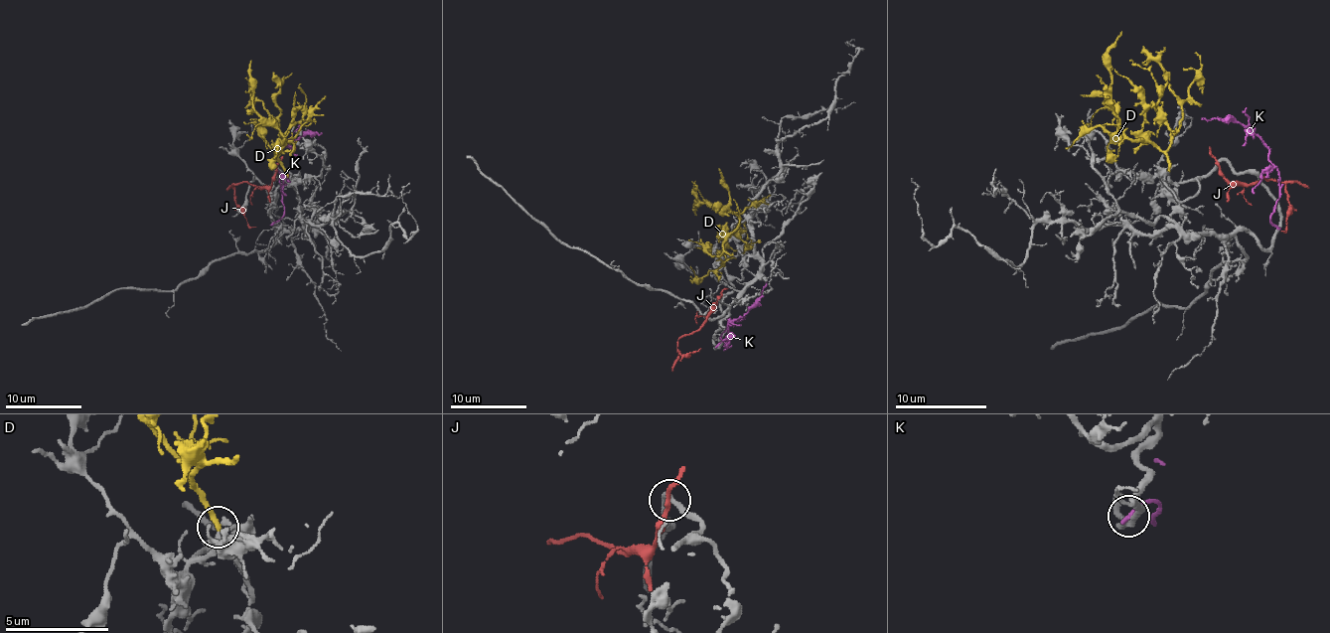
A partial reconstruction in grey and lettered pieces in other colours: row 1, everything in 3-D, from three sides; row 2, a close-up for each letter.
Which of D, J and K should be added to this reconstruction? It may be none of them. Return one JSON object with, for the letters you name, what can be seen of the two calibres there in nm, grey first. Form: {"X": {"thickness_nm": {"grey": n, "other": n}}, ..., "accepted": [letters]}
{"D": {"thickness_nm": {"grey": 240, "other": 280}}, "accepted": ["D"]}

